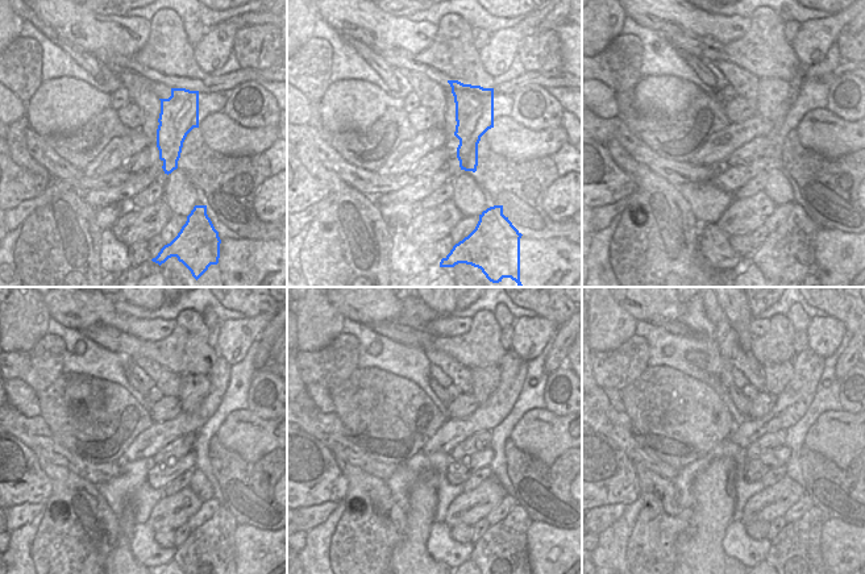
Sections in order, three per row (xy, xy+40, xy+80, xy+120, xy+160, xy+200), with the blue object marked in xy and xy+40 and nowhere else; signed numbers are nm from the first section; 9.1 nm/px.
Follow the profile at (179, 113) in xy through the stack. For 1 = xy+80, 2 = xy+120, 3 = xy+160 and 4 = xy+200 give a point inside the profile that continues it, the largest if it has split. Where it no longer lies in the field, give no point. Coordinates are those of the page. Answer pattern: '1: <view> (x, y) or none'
1: xy+80 (776, 100)
2: xy+120 (191, 389)
3: xy+160 (481, 382)
4: xy+200 (773, 378)

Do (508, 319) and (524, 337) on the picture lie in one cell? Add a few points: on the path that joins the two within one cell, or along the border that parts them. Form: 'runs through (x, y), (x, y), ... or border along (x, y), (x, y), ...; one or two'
border along (515, 319), (512, 325); two

